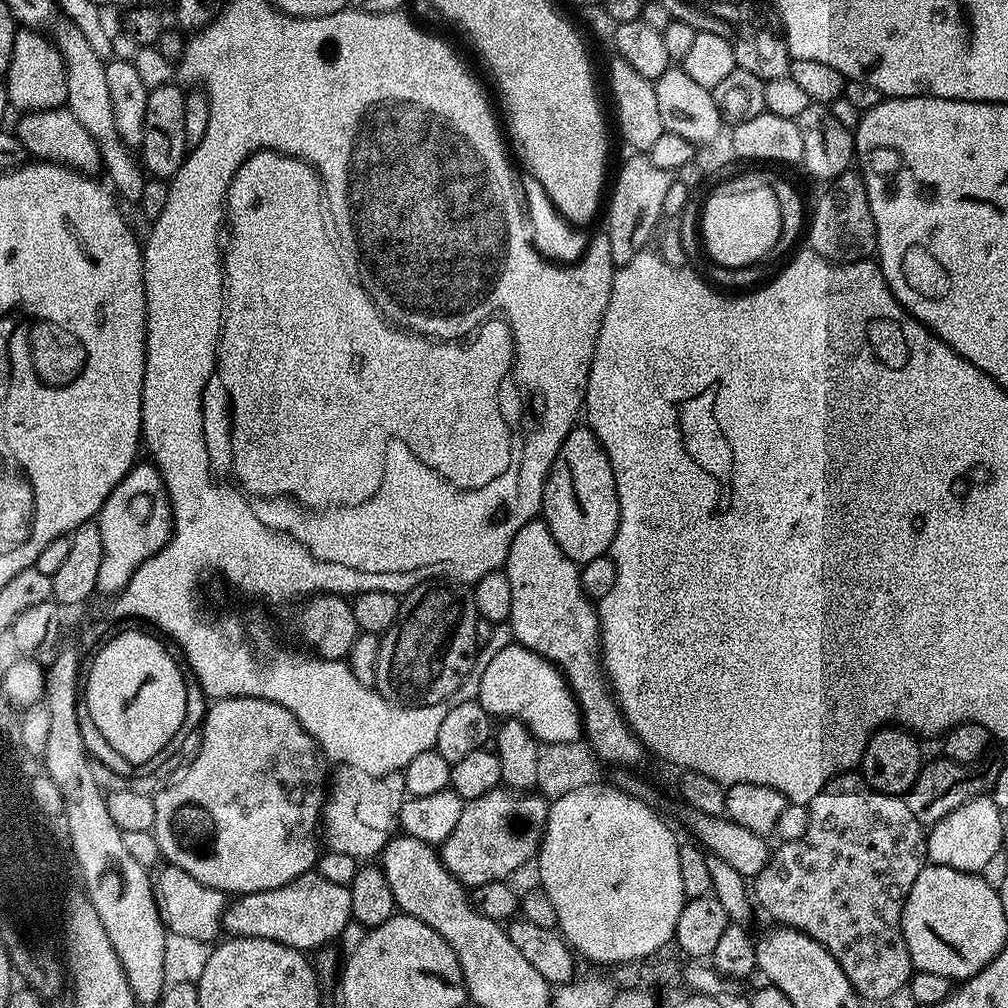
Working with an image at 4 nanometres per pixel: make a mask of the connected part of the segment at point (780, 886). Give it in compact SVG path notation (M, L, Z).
M845 774L835 776L830 783L809 802L808 813L810 814L810 826L806 826L806 834L798 838L798 842L783 842L779 845L780 849L773 851L768 858L767 866L754 877L754 900L757 905L760 904L776 919L777 925L785 928L796 928L799 932L805 932L814 942L826 946L830 954L842 966L846 978L854 986L854 990L860 995L861 1001L868 1000L888 1000L895 992L900 992L909 987L910 981L914 975L910 950L906 946L906 938L902 934L900 919L904 909L904 900L910 894L910 886L914 886L914 878L918 878L920 871L926 866L926 828L910 814L910 806L904 796L890 796L874 790L859 774Z

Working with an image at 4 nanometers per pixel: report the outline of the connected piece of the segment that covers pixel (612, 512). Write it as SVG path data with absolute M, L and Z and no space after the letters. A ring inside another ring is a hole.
M577 426L566 434L566 442L562 442L554 458L544 487L542 519L550 534L554 534L554 542L558 542L562 554L577 566L605 555L611 549L620 525L618 490L610 458L591 428Z

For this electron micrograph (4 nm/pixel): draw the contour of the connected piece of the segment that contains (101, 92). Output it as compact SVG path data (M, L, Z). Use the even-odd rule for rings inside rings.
M60 18L56 24L54 35L56 49L64 59L66 70L66 94L68 95L67 108L82 122L86 134L94 138L100 151L100 162L103 171L108 171L107 183L114 189L115 195L121 201L132 200L138 202L142 198L142 188L146 179L145 169L141 161L136 160L133 153L124 145L122 138L118 138L118 130L114 126L114 106L110 106L110 89L106 83L105 60L98 58L97 52L90 47L90 42L67 18Z

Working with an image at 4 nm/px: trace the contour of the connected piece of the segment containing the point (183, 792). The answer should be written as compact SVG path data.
M245 696L211 701L207 705L202 731L200 755L188 764L186 771L180 776L185 775L176 784L177 792L163 790L154 796L152 832L160 847L161 857L167 863L186 870L186 874L190 874L190 878L198 878L198 882L232 896L274 890L278 886L286 886L290 882L294 882L294 878L298 878L302 874L313 871L322 851L322 813L326 785L330 780L329 761L315 738L302 727L298 718L294 718L294 714L290 714L290 710L286 710L286 706L278 706L278 702L270 702L262 698L246 698Z

